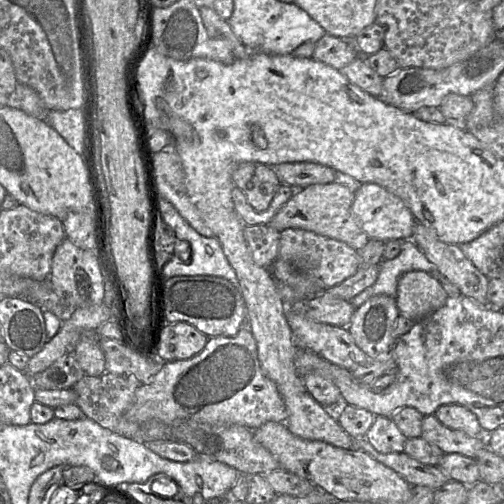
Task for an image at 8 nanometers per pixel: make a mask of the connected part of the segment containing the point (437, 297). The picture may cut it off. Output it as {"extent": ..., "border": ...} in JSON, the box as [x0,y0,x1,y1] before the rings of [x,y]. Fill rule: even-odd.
{"extent":[395,270,448,320],"border":[[[414,270],[404,273],[395,295],[400,314],[420,320],[441,308],[448,295],[436,275]]]}

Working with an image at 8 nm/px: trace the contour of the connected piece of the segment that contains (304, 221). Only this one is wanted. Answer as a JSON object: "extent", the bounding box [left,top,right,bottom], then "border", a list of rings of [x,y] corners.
{"extent":[268,182,370,251],"border":[[[332,182],[314,184],[304,189],[296,190],[294,195],[280,208],[268,225],[280,233],[288,228],[311,231],[342,241],[358,251],[369,242],[370,238],[352,213],[355,186],[359,186],[359,184]]]}

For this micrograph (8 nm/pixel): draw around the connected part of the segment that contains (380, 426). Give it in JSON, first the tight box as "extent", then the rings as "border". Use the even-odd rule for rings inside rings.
{"extent":[366,416,407,453],"border":[[[375,416],[366,439],[380,453],[402,453],[407,438],[391,417]]]}

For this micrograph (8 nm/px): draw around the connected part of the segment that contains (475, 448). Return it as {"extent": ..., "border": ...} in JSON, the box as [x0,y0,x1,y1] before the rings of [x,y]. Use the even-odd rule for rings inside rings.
{"extent":[421,414,487,459],"border":[[[435,414],[424,416],[421,437],[439,447],[445,454],[458,453],[473,459],[487,447],[479,437],[444,426]]]}

